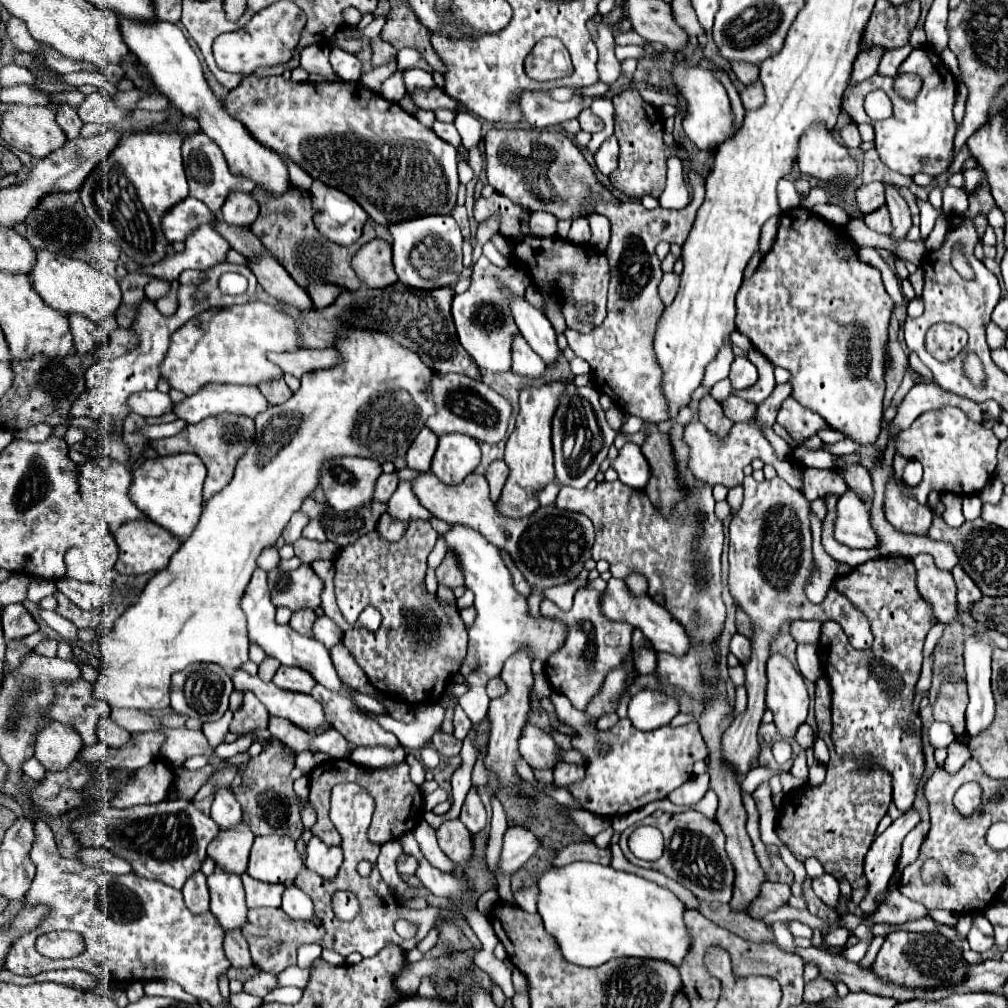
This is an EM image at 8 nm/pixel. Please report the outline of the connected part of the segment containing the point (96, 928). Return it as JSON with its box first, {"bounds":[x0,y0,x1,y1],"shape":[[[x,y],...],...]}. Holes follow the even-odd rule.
{"bounds":[5,817,231,1007],"shape":[[[35,817],[35,841],[31,847],[31,861],[35,863],[37,873],[35,873],[29,893],[25,895],[25,907],[47,905],[49,913],[39,923],[39,927],[35,927],[33,931],[27,931],[25,935],[21,935],[21,939],[17,939],[17,943],[13,943],[7,955],[7,963],[5,963],[9,971],[17,975],[37,975],[49,969],[81,969],[85,973],[91,973],[95,979],[103,979],[111,983],[169,979],[169,981],[179,983],[193,997],[209,1001],[213,1007],[223,1003],[219,995],[219,977],[229,971],[231,963],[223,953],[221,925],[217,923],[217,919],[213,919],[211,911],[205,911],[205,915],[193,915],[185,907],[181,891],[161,881],[145,879],[135,873],[113,875],[113,873],[105,873],[105,871],[79,865],[79,861],[75,859],[63,859],[57,851],[53,831],[39,817]],[[61,929],[77,931],[85,941],[85,949],[73,959],[49,959],[37,953],[35,939],[43,933],[61,931]]]}

